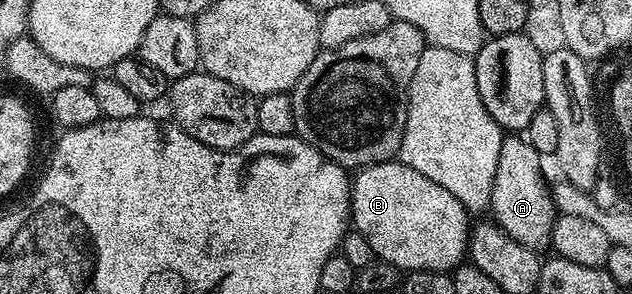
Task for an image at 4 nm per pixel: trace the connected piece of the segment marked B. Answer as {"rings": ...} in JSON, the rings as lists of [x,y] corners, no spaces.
{"rings":[[[400,161],[372,163],[351,179],[351,223],[367,237],[374,256],[402,272],[452,272],[461,266],[469,249],[470,212],[443,185],[423,177]]]}

